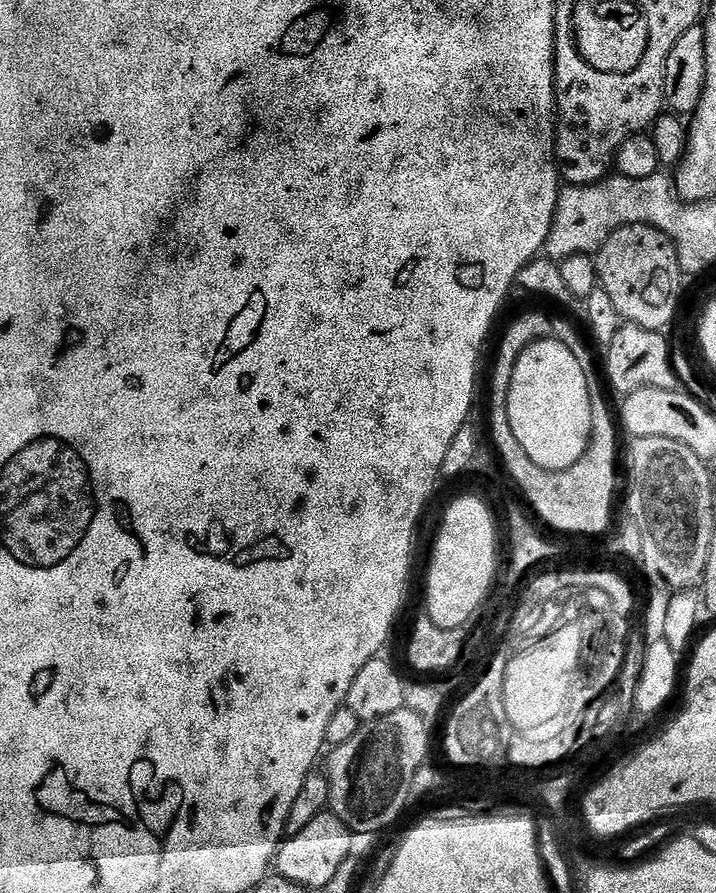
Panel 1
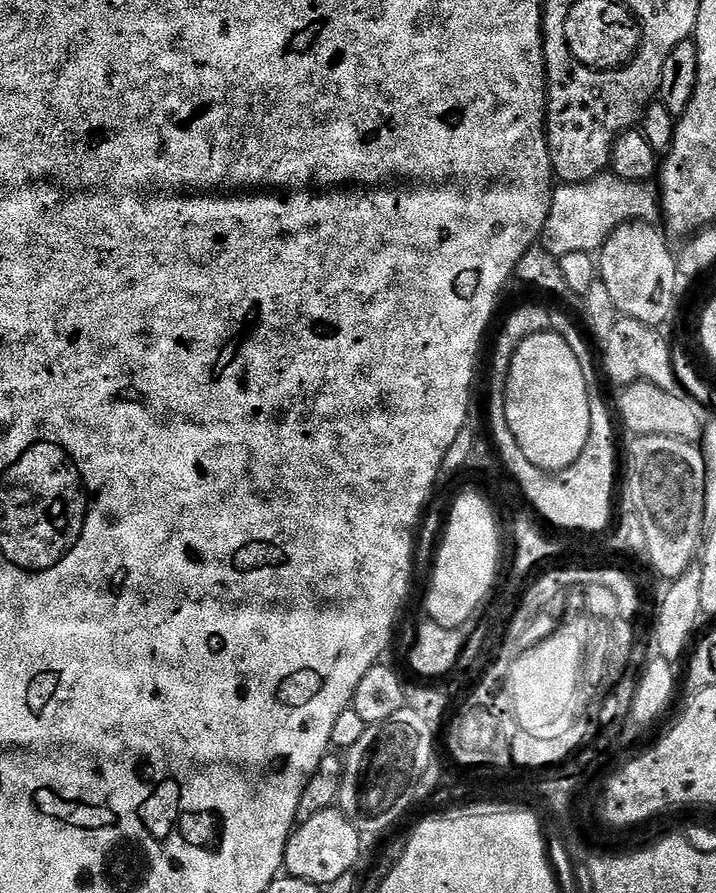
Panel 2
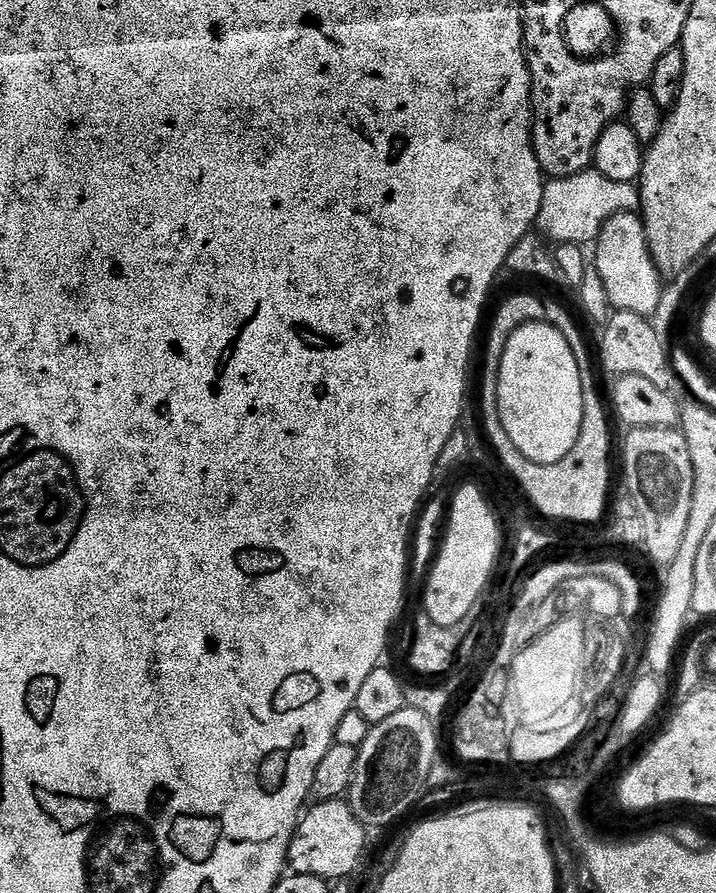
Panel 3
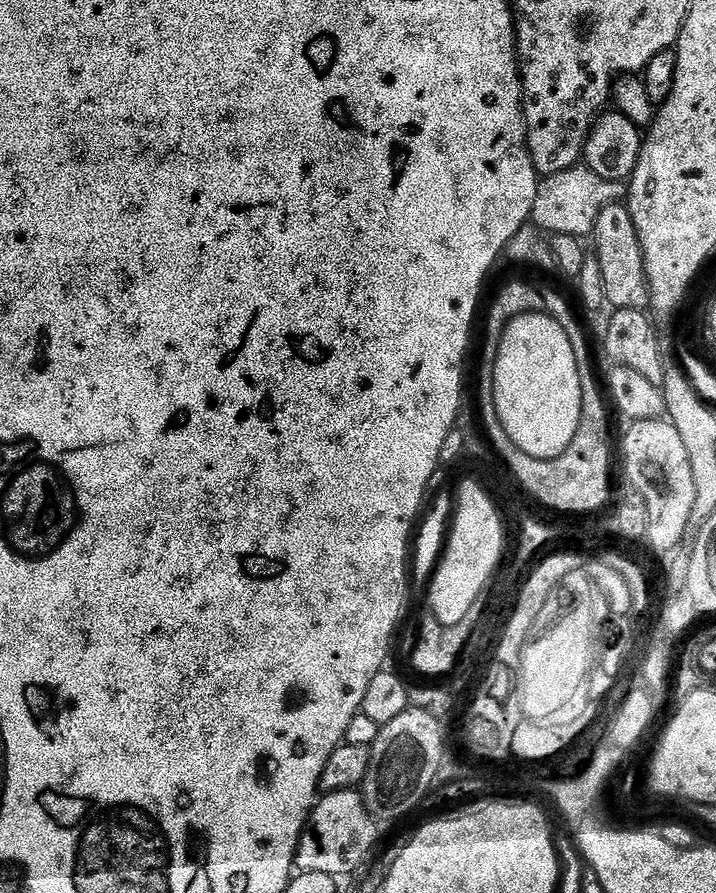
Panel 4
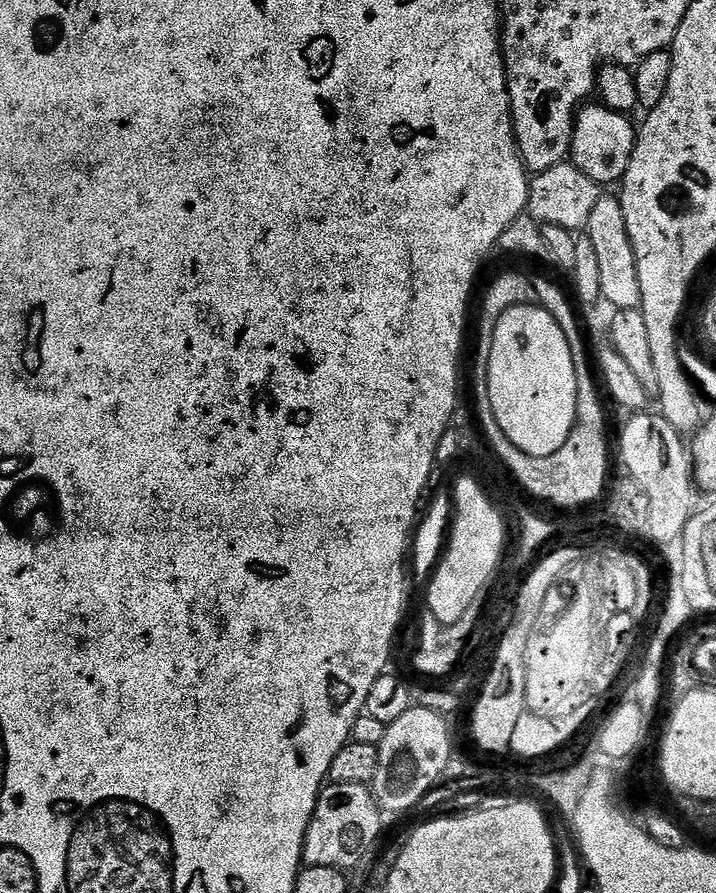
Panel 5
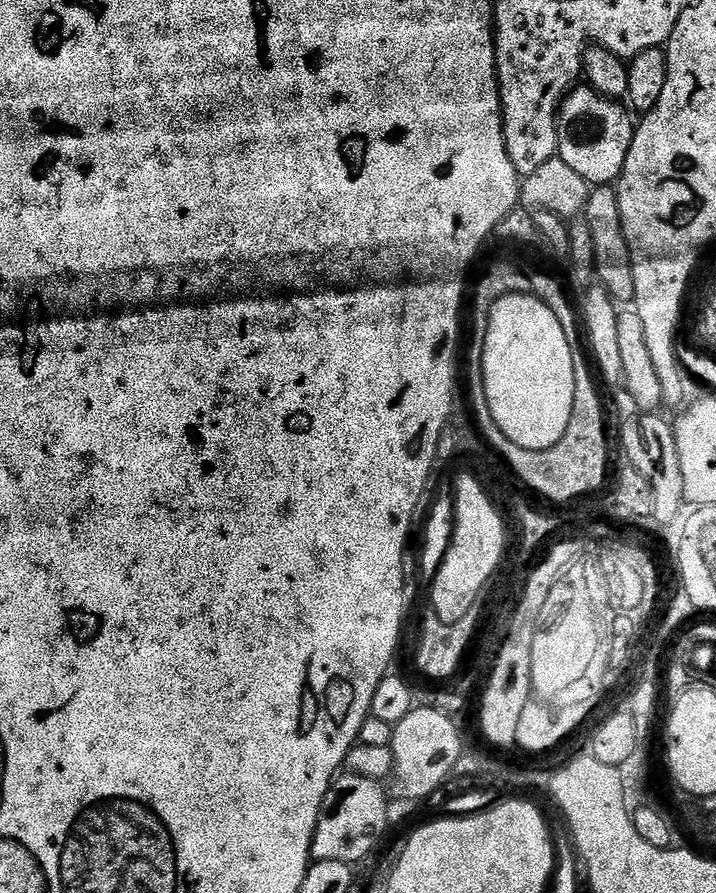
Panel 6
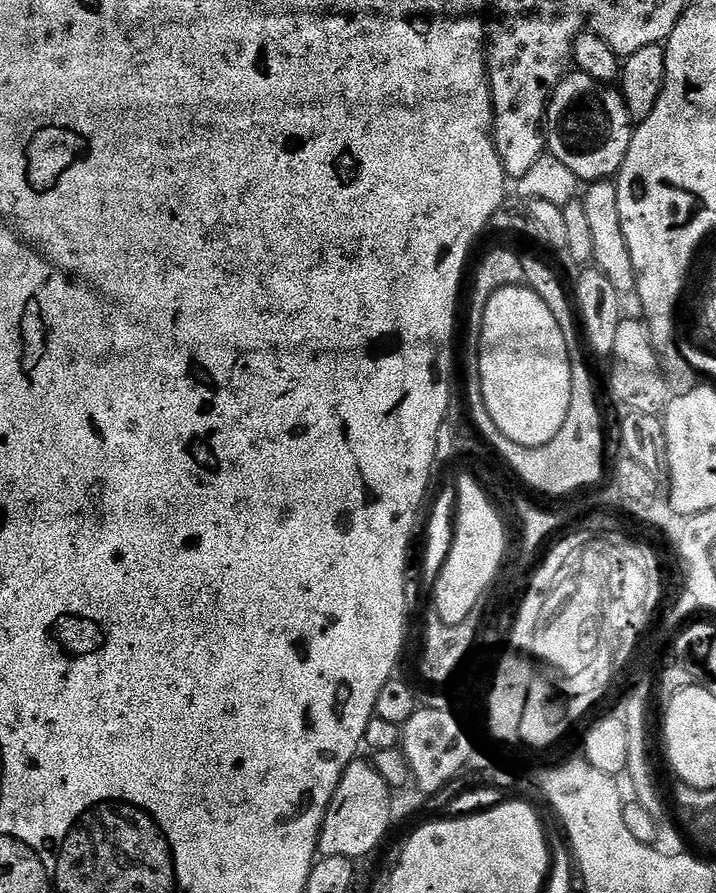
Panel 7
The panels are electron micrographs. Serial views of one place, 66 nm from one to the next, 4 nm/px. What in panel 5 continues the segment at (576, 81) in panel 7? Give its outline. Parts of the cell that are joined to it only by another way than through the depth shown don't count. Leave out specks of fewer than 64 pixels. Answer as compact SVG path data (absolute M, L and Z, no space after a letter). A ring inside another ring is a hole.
M588 102L576 113L576 124L572 127L571 163L582 170L594 182L601 186L615 185L623 181L626 166L630 166L632 151L636 145L637 129L627 115L623 112L610 110L605 104ZM593 103L593 104L592 104ZM616 180L616 181L615 181Z

